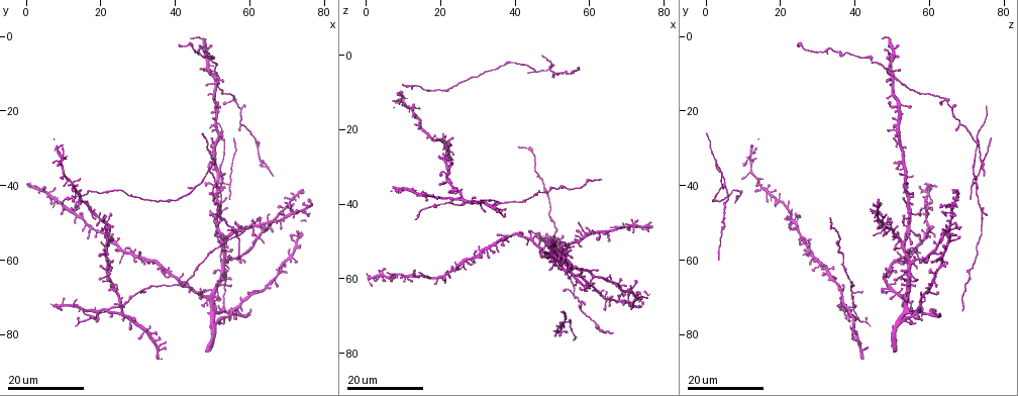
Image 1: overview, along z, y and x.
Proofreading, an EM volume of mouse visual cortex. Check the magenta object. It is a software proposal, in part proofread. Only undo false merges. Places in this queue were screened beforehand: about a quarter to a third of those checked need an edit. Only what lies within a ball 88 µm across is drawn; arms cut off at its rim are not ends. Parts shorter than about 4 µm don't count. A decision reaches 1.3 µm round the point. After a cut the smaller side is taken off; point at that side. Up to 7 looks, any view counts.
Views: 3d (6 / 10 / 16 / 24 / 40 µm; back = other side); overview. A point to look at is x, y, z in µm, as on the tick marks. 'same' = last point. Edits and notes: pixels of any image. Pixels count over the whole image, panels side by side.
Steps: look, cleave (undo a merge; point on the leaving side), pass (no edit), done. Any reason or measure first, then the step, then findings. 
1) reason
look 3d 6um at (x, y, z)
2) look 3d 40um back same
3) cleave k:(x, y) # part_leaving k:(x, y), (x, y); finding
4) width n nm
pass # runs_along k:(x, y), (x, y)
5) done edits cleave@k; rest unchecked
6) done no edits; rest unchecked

three-way junction
look 3d 16um at (26.5, 73.0, 40.0)

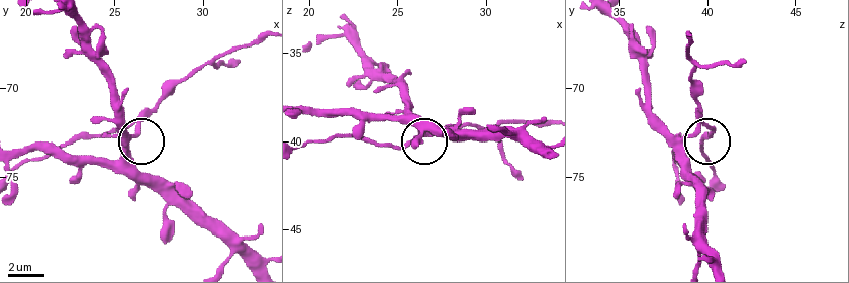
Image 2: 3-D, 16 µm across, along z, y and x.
look 3d 6um at (26.2, 72.5, 39.4)

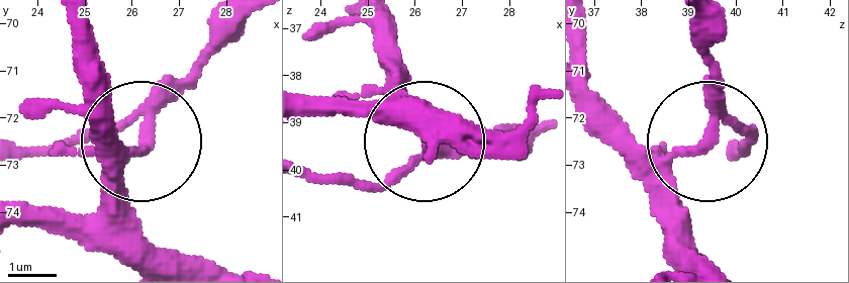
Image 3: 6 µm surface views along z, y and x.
arms 3
pass # runs_along 3:(533, 132), (423, 145), (384, 176), (315, 184); one neuron here

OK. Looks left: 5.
three-way junction
look 3d 16um at (12.5, 40.5, 14.5)

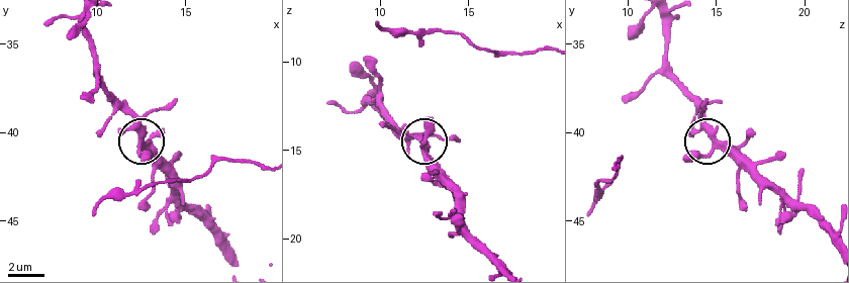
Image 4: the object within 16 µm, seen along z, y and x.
look 3d 6um at (12.4, 40.9, 14.9)

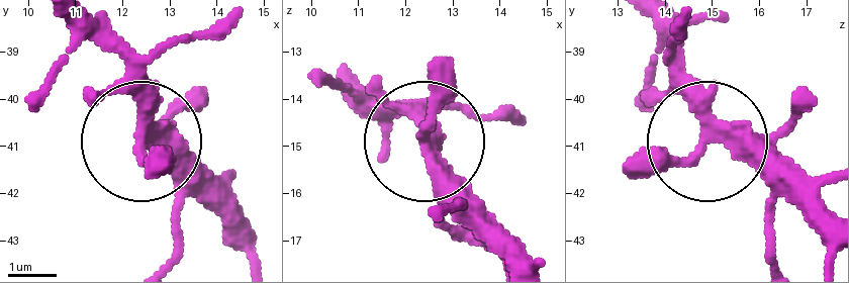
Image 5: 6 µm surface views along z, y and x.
look 3d 6um back at (12.40, 40.90, 14.80)

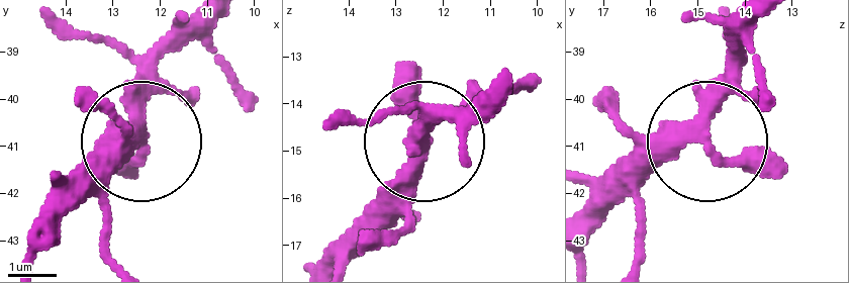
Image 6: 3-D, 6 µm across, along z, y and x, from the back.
pass # runs_along 6:(590, 228), (706, 139), (731, 39); continuous, no second neuron

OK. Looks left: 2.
three arms meet
look 3d 16um at (58.0, 20.0, 66.5)

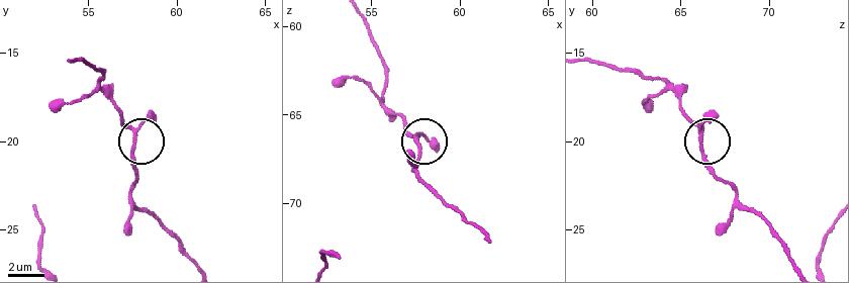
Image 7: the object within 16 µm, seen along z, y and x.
look 3d 10um at (57.7, 20.3, 66.1)

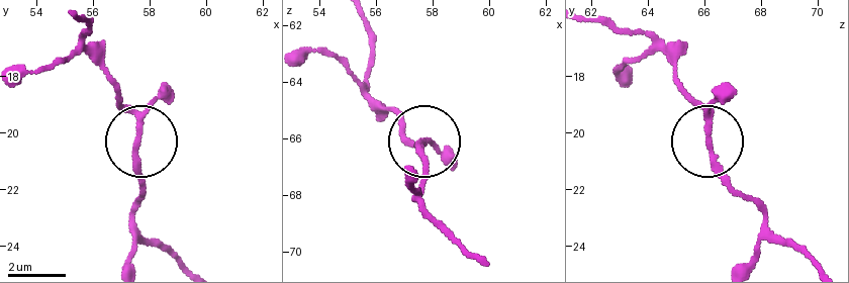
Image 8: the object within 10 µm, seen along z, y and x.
pass # runs_along 8:(76, 16), (88, 23), (90, 52), (138, 124), (138, 209); all the same neuron

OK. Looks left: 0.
done no edits; rest unchecked

